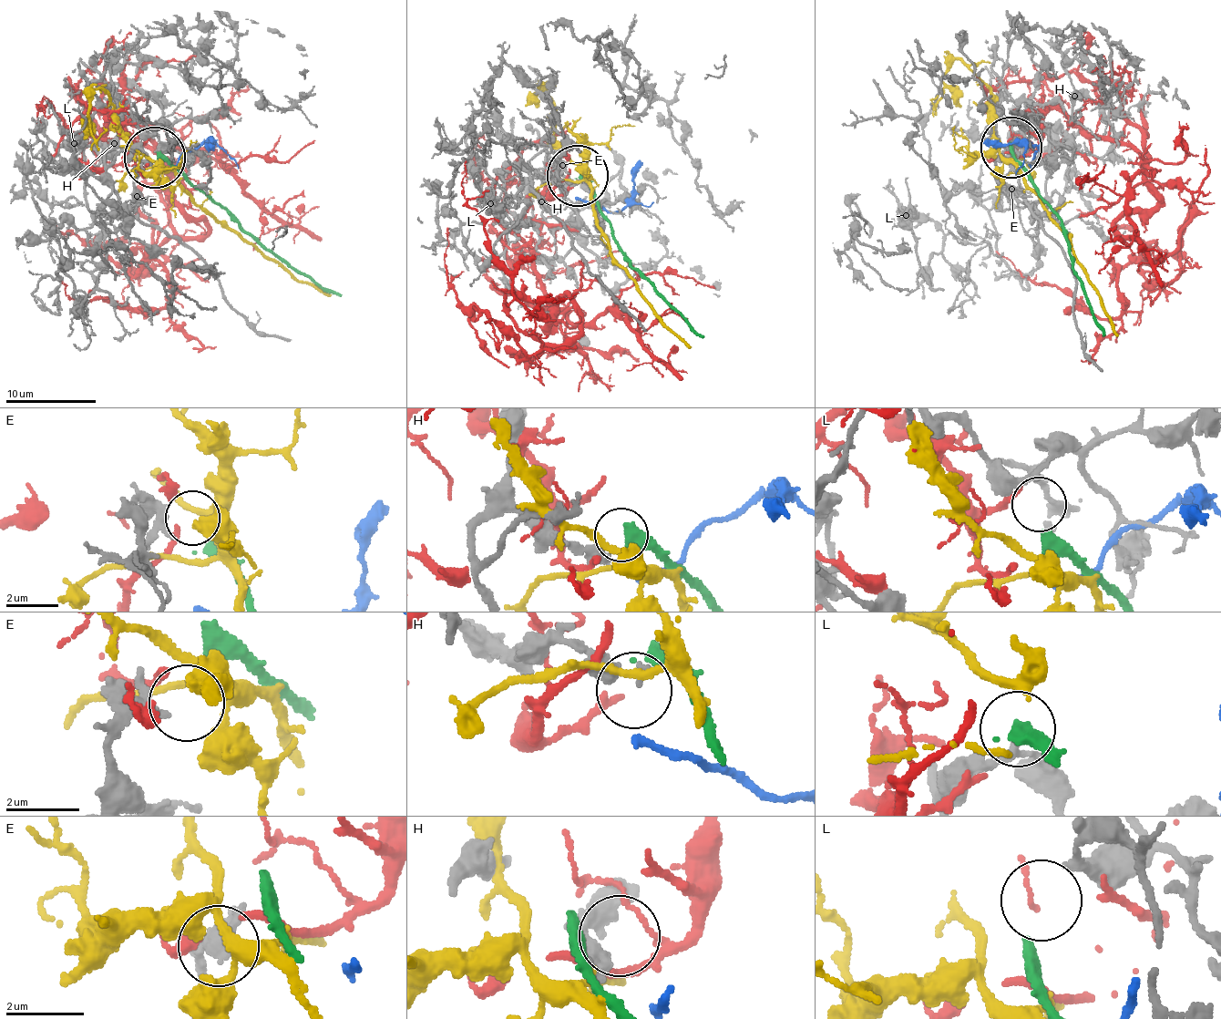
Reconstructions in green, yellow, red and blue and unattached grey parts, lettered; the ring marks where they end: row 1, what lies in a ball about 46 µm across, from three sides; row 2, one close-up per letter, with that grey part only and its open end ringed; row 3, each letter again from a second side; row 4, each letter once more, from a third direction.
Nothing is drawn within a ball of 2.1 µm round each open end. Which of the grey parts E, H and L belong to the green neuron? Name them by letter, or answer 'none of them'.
none of them

